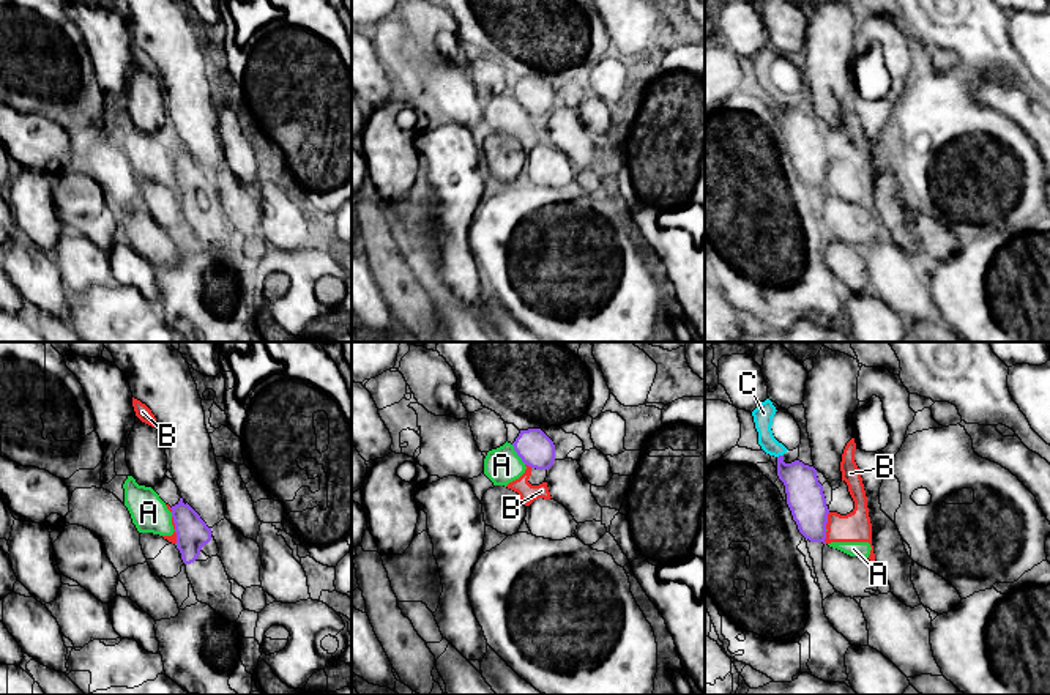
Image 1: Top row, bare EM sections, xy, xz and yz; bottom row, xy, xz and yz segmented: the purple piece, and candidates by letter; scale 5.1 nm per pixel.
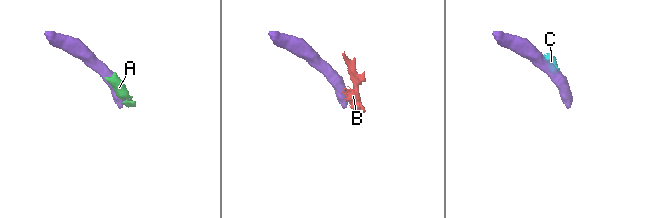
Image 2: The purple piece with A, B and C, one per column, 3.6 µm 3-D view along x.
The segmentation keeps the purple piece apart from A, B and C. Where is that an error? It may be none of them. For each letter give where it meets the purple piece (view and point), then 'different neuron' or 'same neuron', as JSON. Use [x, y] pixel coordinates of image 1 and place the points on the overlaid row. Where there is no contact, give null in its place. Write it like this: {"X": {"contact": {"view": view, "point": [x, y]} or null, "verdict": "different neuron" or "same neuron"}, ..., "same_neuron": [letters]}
{"A": {"contact": {"view": "xz", "point": [517, 454]}, "verdict": "different neuron"}, "B": {"contact": {"view": "yz", "point": [826, 520]}, "verdict": "different neuron"}, "C": {"contact": {"view": "yz", "point": [779, 456]}, "verdict": "different neuron"}, "same_neuron": []}

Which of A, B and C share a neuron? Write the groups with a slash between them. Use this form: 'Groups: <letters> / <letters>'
Groups: A B / C

